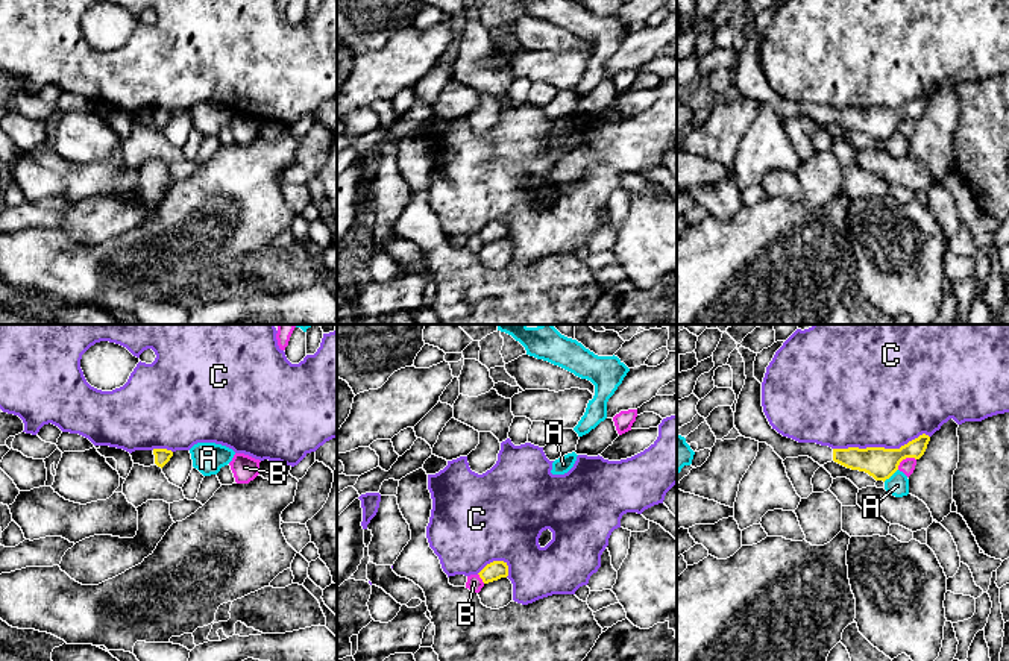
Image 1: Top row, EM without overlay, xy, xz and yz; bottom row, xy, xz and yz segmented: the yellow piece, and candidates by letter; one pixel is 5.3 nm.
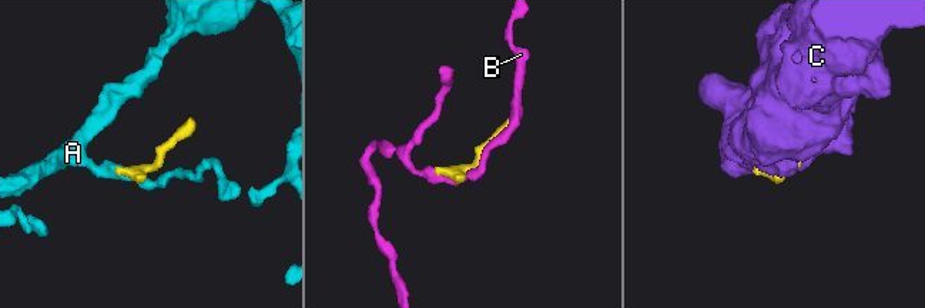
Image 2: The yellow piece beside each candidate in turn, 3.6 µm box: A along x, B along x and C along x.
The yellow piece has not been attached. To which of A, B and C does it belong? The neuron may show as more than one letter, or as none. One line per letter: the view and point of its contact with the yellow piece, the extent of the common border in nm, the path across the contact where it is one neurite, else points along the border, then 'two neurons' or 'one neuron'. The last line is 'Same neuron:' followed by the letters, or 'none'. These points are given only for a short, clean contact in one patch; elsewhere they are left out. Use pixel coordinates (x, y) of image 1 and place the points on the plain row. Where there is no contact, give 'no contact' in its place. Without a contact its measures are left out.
A: meets yellow in yz at (889, 137); contact 100 nm long; border along yz (897, 129), (883, 141); two neurons
B: meets yellow in yz at (905, 119); contact 120 nm long; two neurons
C: meets yellow in yz at (880, 108); contact 500 nm long; two neurons
Same neuron: none

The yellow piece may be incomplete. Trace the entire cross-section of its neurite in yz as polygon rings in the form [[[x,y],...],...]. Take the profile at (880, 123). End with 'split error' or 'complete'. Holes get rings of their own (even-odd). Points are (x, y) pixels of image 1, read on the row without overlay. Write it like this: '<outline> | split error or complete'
[[[739,8],[739,14],[745,23],[745,45],[739,55],[734,73],[734,86],[745,99],[766,103],[784,121],[786,118],[809,117],[819,126],[838,123],[847,129],[865,132],[875,141],[889,139],[903,120],[919,120],[930,102],[923,94],[900,109],[885,108],[848,108],[831,109],[816,103],[798,103],[778,94],[768,82],[762,67],[762,44],[754,38],[754,21],[757,14],[750,9]]] | split error

